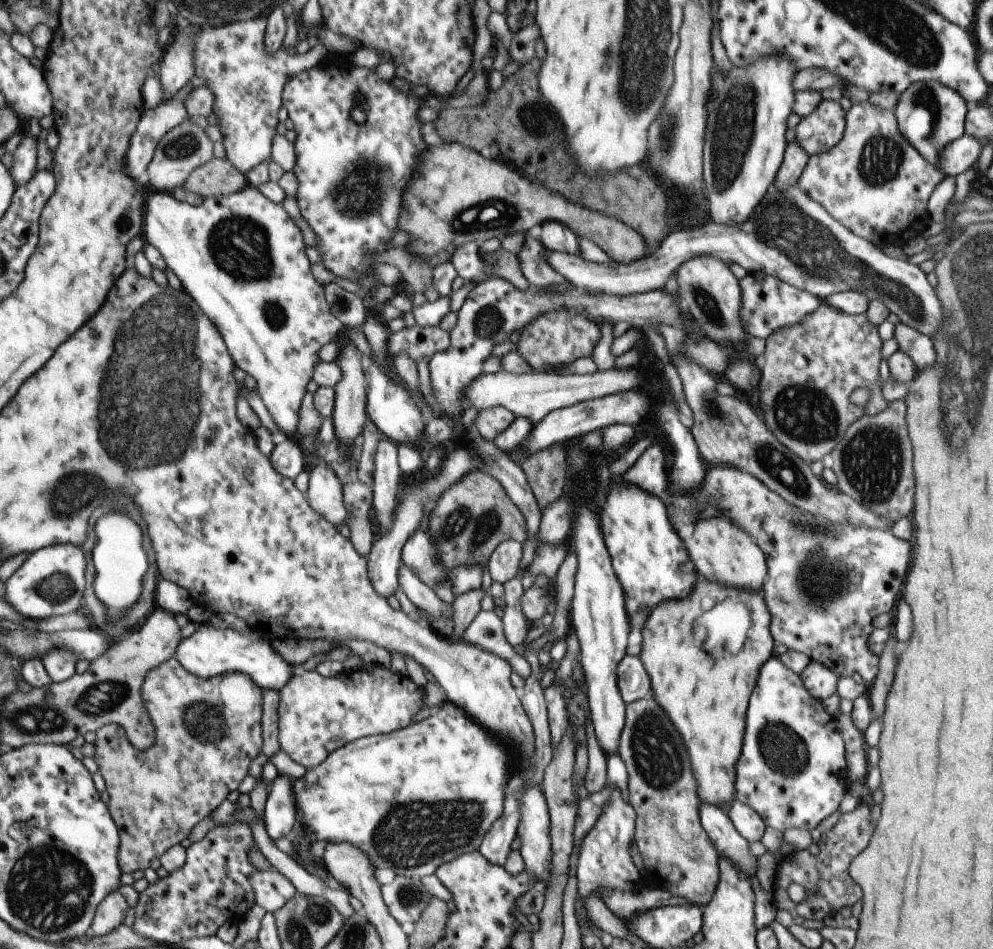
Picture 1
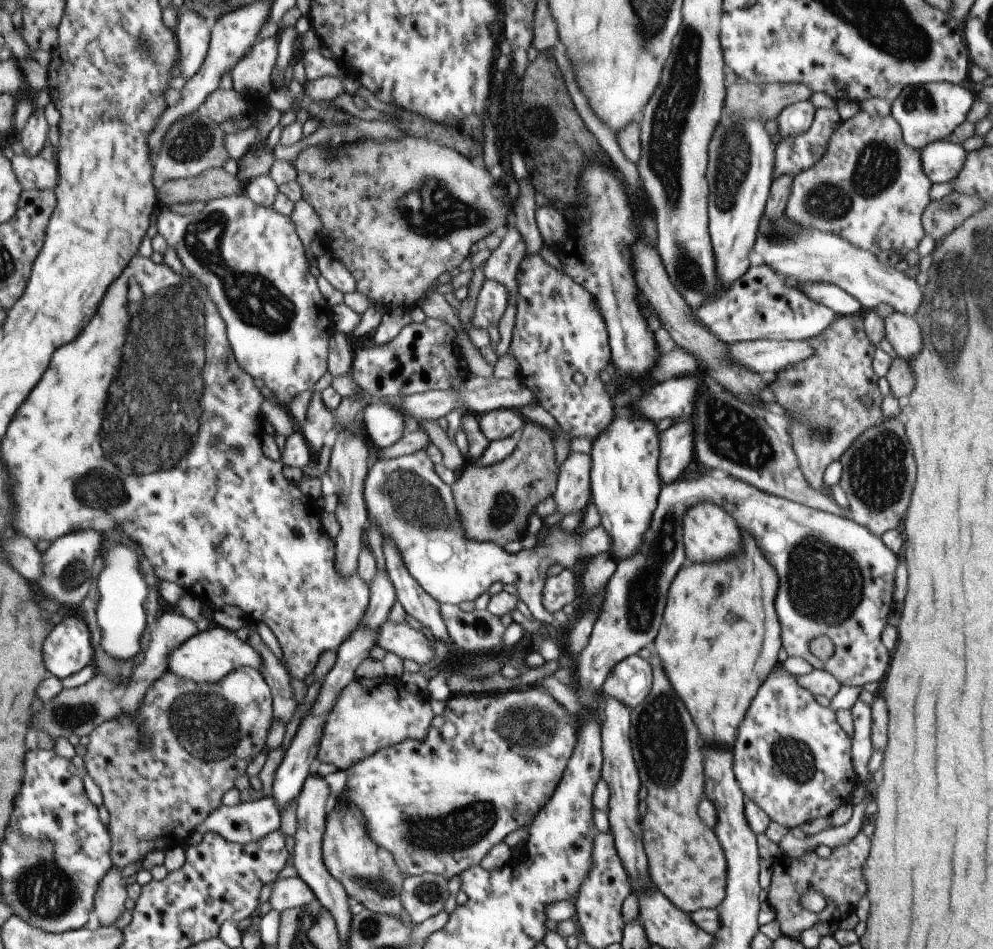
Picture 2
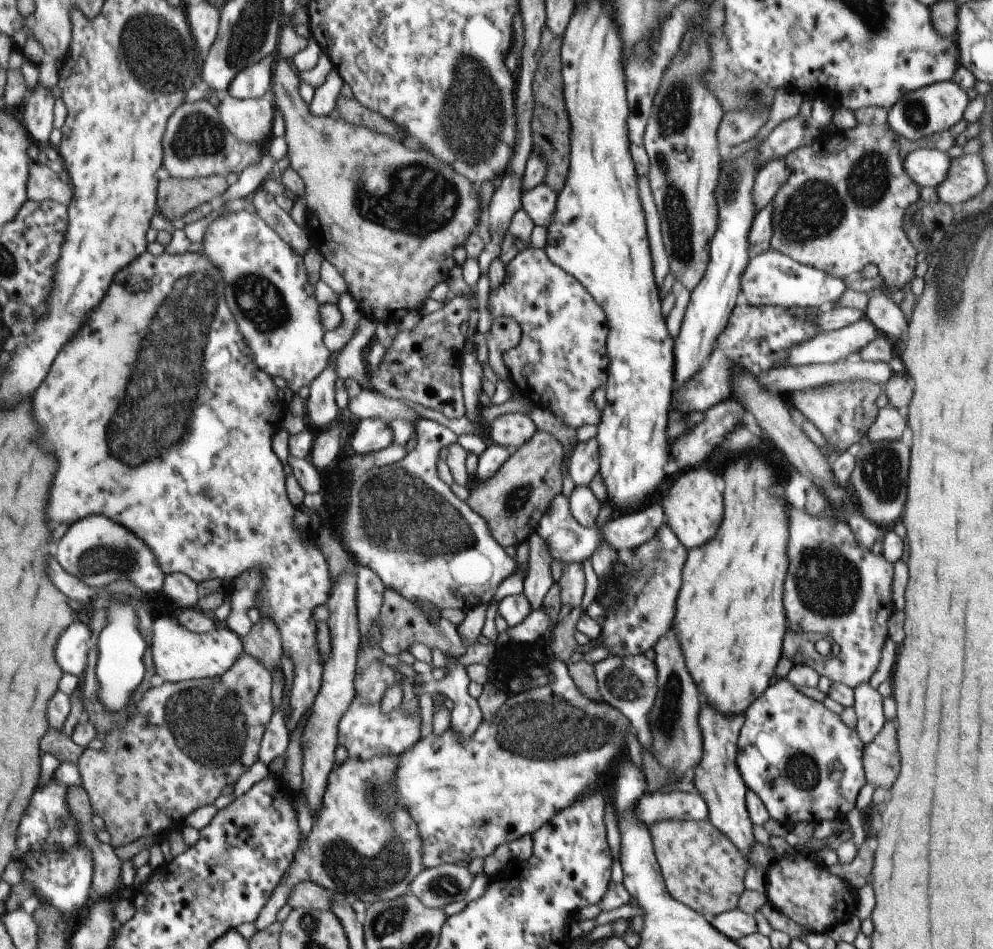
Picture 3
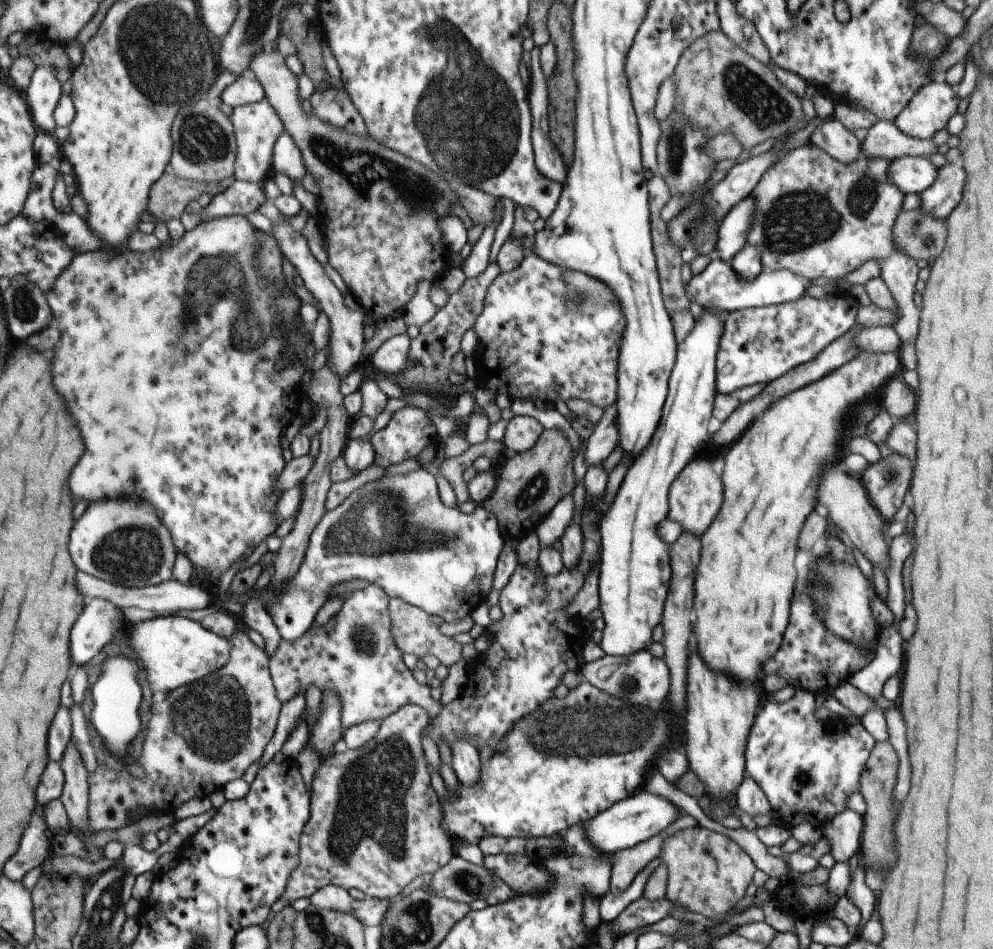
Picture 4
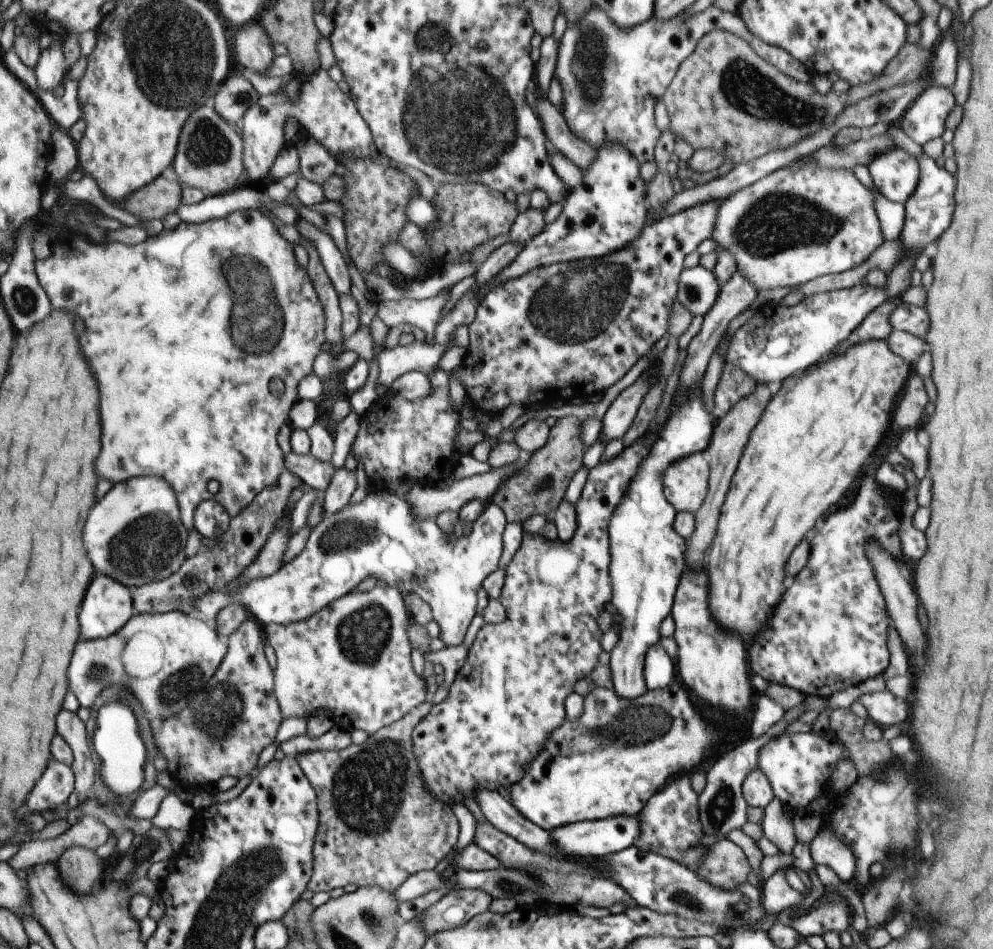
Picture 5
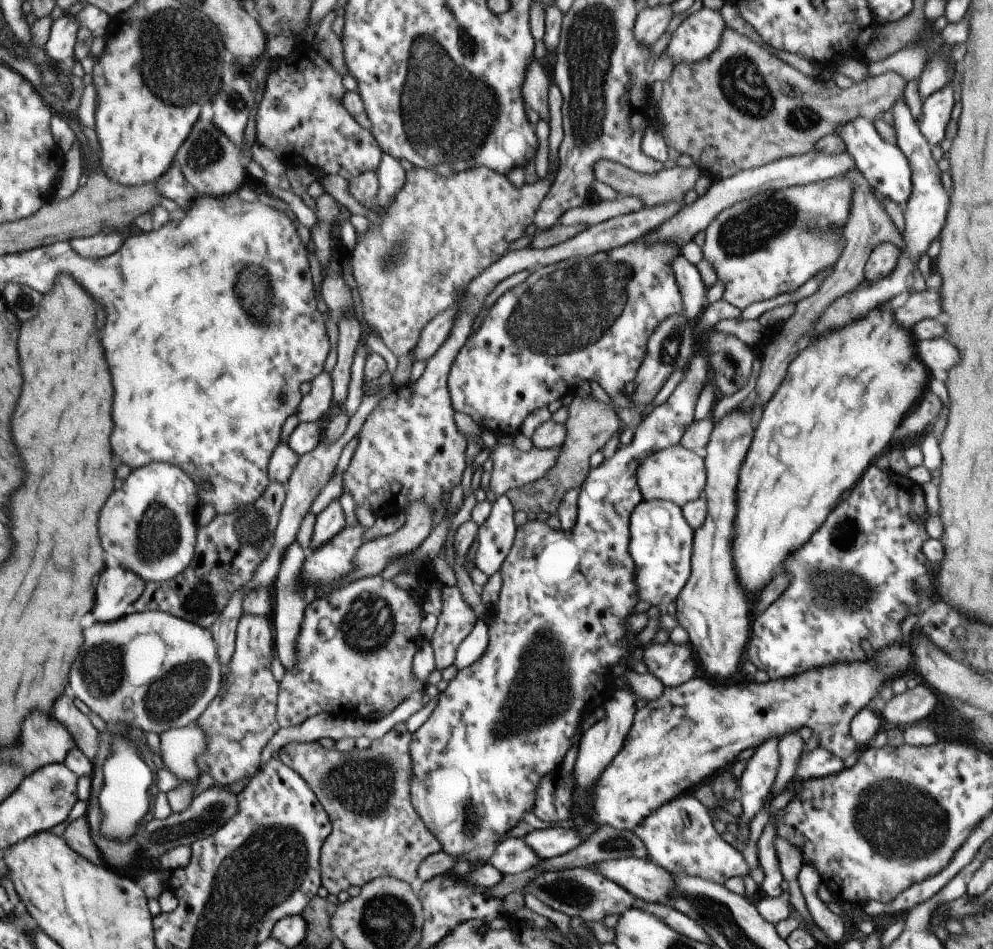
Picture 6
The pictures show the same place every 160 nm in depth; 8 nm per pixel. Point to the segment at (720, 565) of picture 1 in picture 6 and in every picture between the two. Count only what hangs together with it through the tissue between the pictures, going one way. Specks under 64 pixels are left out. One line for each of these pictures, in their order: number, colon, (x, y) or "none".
2: (709, 534)
3: (692, 506)
4: (694, 495)
5: (684, 482)
6: (673, 474)

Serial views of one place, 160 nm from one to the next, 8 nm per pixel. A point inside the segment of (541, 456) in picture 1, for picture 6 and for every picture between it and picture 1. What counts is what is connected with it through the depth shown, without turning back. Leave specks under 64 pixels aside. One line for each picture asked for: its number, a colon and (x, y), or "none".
2: (492, 502)
3: (512, 501)
4: (529, 483)
5: (537, 488)
6: (589, 424)

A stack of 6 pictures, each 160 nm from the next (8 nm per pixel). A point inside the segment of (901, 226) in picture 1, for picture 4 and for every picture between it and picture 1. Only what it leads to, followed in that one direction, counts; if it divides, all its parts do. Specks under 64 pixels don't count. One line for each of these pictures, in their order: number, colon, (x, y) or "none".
2: (869, 187)
3: (841, 207)
4: (817, 217)

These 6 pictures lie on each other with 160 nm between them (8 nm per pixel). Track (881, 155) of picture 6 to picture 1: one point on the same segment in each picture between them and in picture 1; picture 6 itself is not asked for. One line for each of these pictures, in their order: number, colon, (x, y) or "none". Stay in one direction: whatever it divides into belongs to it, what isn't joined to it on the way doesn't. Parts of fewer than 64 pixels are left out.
1: (961, 154)
2: (941, 161)
3: (925, 167)
4: (911, 174)
5: (894, 173)

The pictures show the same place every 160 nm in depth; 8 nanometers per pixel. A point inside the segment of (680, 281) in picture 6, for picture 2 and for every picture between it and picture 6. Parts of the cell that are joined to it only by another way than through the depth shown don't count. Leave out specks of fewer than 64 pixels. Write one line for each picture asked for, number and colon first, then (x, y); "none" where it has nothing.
2: (839, 302)
3: (770, 278)
4: (715, 287)
5: (696, 289)

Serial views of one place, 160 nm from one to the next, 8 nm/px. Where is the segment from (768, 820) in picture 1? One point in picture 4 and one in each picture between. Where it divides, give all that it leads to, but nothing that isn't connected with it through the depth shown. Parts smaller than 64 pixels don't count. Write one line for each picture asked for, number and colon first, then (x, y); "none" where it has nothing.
2: (791, 758)
3: (805, 765)
4: (806, 768)

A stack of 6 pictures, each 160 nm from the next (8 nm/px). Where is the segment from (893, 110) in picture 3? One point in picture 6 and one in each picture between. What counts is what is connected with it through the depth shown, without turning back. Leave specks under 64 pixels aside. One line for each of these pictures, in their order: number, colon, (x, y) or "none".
4: (927, 111)
5: (924, 119)
6: (935, 109)

